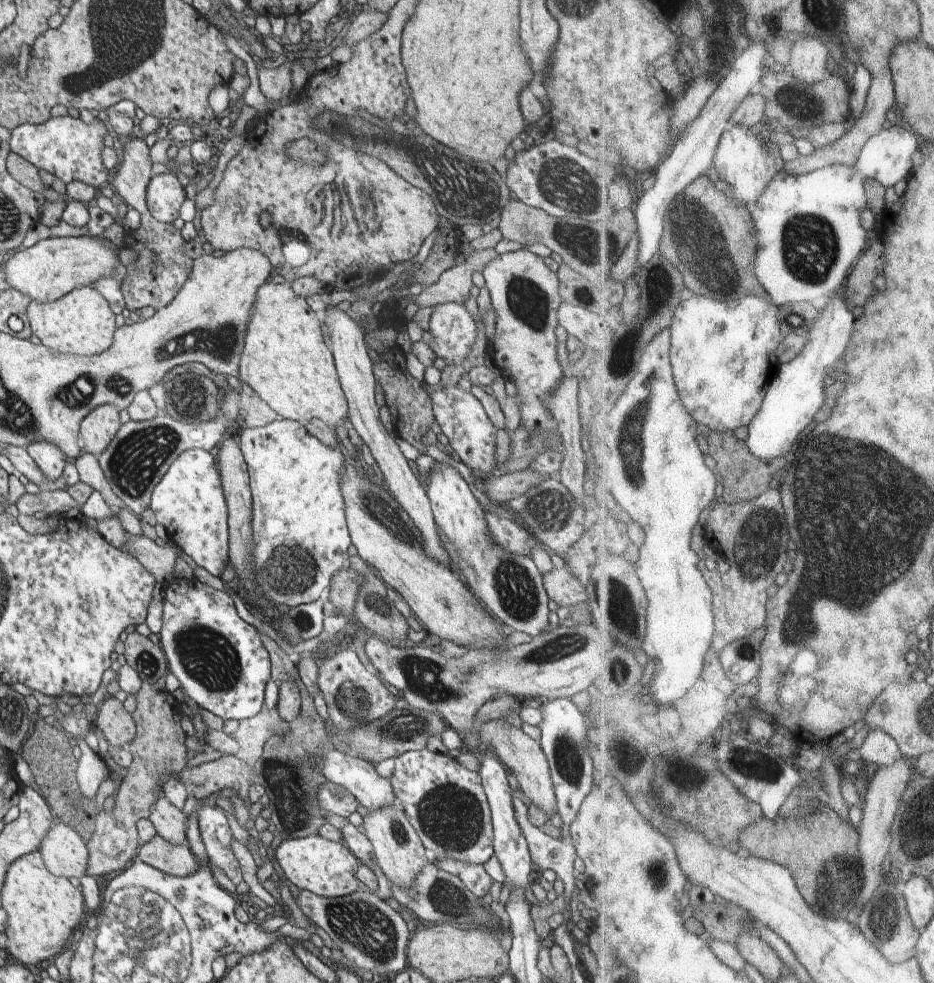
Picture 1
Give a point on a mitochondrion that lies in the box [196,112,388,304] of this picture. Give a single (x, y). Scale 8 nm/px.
(365, 209)

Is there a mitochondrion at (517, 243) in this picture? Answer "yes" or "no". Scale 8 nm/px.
no

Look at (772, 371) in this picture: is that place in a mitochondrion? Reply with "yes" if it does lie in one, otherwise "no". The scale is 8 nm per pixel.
no

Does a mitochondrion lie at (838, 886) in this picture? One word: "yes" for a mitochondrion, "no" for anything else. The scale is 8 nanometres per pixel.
yes

